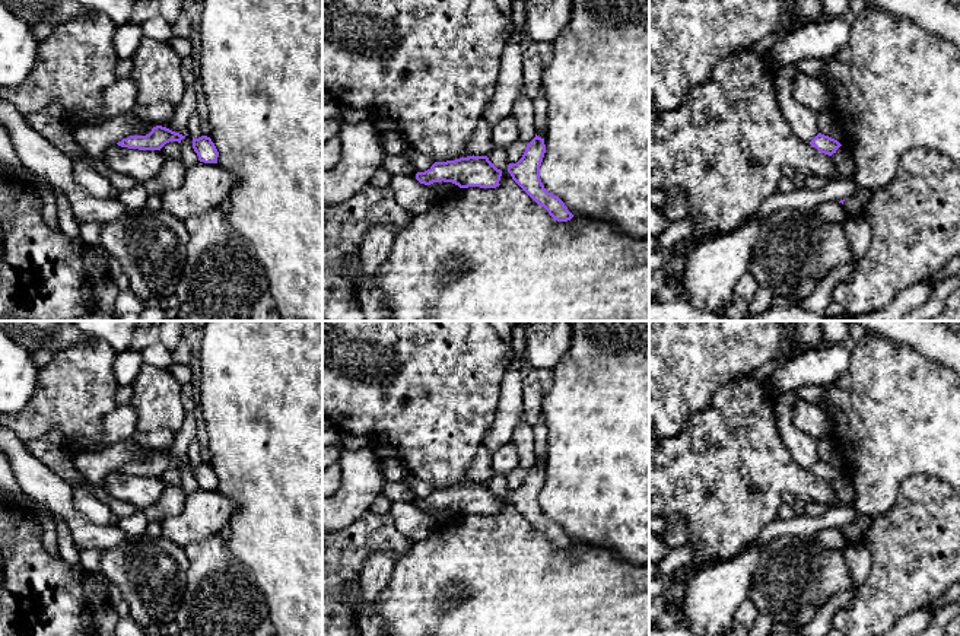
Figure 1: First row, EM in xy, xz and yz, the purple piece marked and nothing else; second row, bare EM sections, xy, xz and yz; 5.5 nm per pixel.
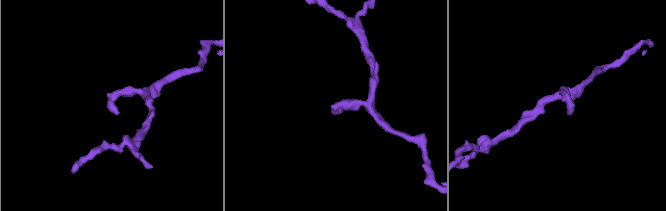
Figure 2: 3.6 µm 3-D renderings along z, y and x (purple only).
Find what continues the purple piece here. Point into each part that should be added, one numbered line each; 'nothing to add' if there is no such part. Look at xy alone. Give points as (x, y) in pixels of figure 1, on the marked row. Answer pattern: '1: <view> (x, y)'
nothing to add

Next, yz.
nothing to add

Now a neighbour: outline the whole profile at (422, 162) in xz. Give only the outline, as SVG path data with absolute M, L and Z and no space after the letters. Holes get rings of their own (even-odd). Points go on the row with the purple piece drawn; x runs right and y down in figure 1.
M411 150L410 153L407 153L404 156L410 163L414 165L414 168L419 171L419 172L425 172L427 169L430 169L430 166L435 163L435 160L425 155L425 153L420 153L420 152L416 152L416 150Z

